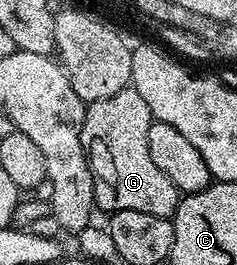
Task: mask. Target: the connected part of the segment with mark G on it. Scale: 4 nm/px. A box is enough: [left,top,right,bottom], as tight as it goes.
[82,87,182,218]

